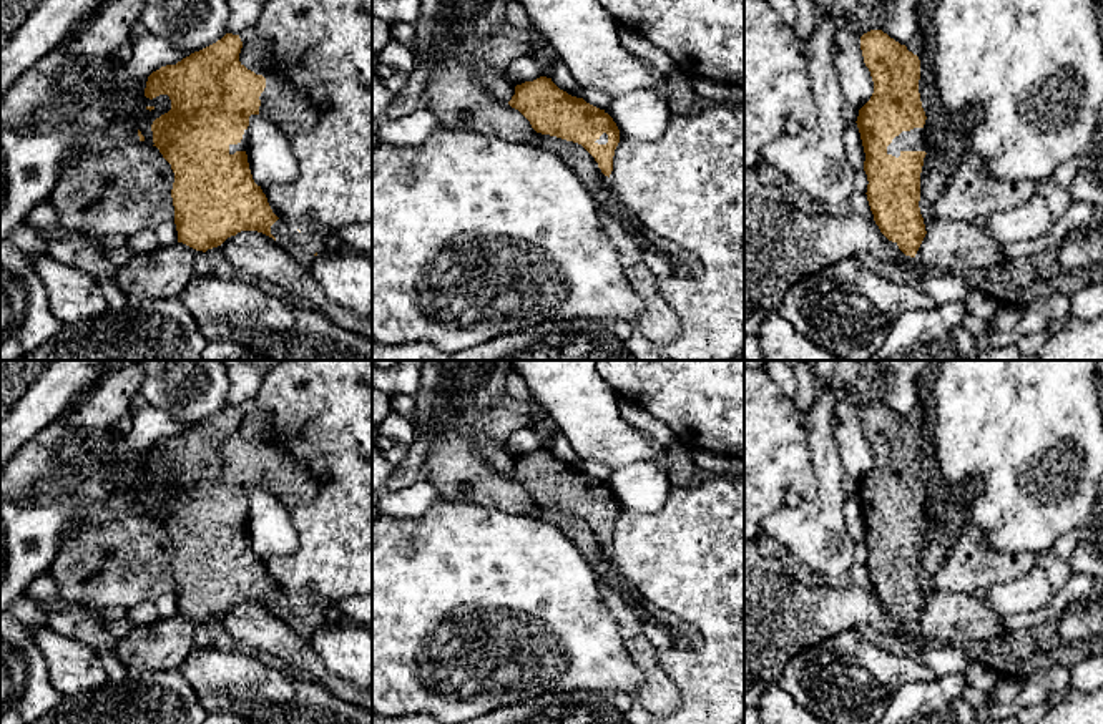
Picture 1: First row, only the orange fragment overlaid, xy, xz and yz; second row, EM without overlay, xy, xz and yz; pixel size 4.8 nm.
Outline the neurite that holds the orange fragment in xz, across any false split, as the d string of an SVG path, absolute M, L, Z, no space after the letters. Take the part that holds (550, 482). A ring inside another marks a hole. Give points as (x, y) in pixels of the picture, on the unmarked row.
M547 448L517 457L508 477L518 482L537 505L581 516L610 550L620 501L605 482L568 467Z

